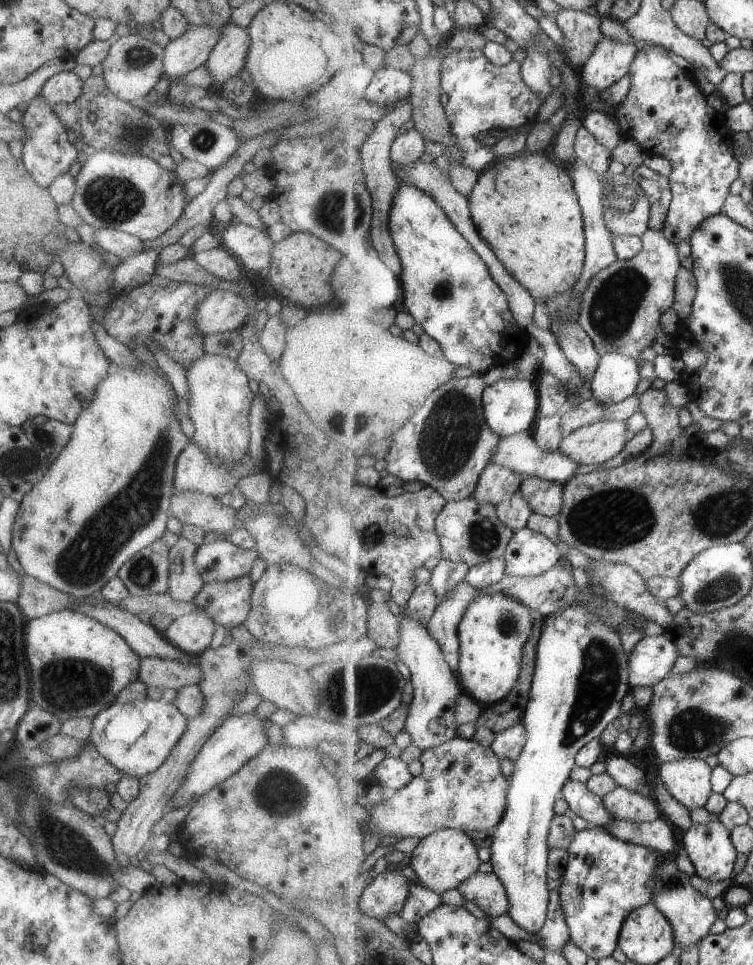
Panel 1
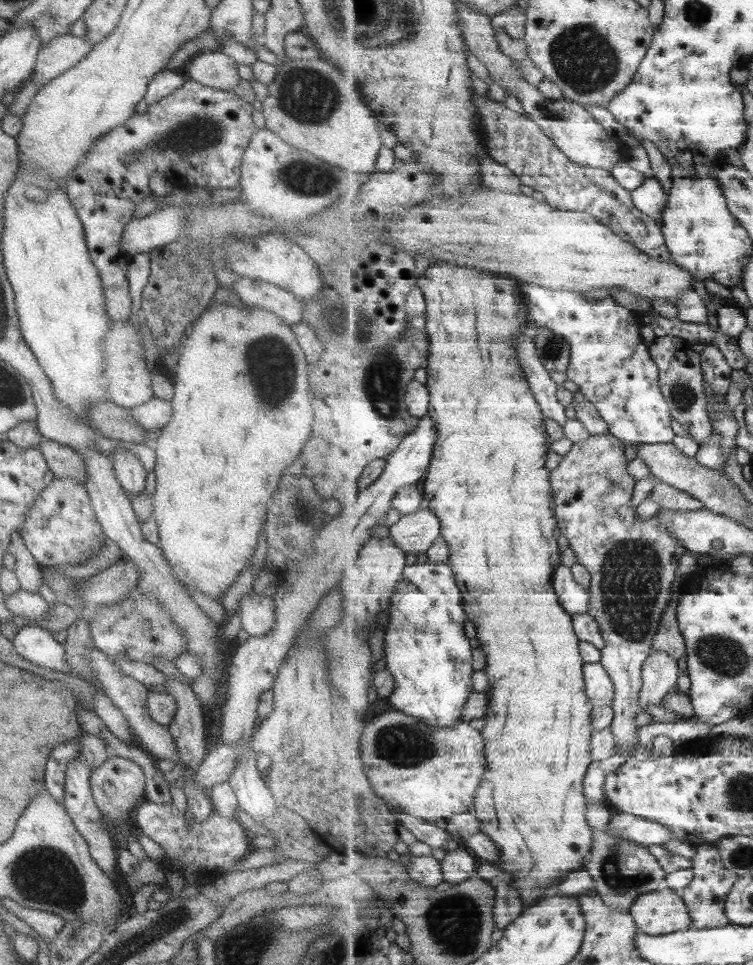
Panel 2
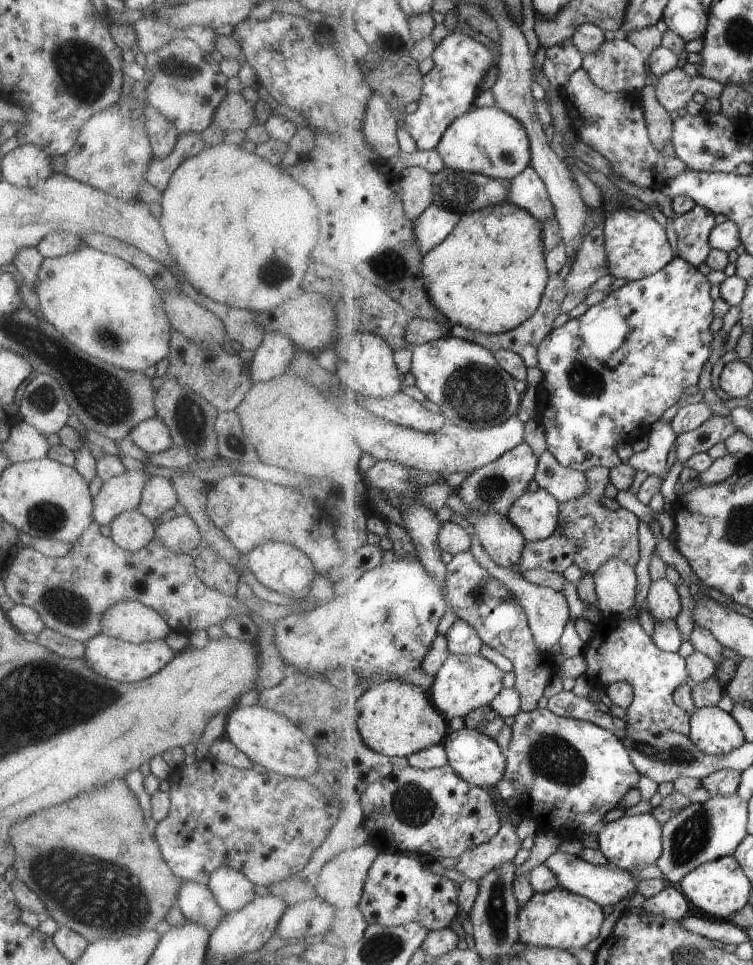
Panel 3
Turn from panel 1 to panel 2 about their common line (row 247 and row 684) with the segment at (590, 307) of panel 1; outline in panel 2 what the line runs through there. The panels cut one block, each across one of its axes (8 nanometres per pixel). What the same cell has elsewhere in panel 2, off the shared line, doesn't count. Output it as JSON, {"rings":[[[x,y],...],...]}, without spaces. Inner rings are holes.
{"rings":[[[653,650],[647,661],[645,661],[644,668],[644,683],[640,692],[640,705],[642,710],[648,706],[657,706],[663,704],[663,699],[667,697],[673,689],[678,688],[679,679],[679,664],[677,659],[671,657],[665,651]]]}

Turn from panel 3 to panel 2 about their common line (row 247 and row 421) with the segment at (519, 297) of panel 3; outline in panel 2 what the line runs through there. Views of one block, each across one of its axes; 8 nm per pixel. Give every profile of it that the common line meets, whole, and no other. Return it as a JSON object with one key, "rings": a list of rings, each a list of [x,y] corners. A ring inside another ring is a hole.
{"rings":[[[447,262],[429,264],[420,274],[417,285],[421,287],[427,299],[426,329],[429,333],[429,362],[425,368],[427,377],[425,385],[430,390],[429,416],[437,422],[438,438],[434,448],[435,455],[431,462],[428,474],[421,483],[423,494],[428,500],[429,508],[439,516],[442,522],[442,536],[450,546],[449,566],[456,572],[457,582],[463,592],[465,610],[469,620],[479,630],[479,640],[487,654],[487,676],[491,683],[491,704],[487,709],[485,726],[482,730],[485,738],[486,758],[488,759],[488,772],[481,781],[480,790],[477,792],[473,812],[481,822],[481,832],[485,833],[501,850],[501,859],[497,862],[498,868],[509,874],[514,879],[514,886],[518,898],[524,906],[533,906],[545,896],[550,895],[557,885],[569,872],[579,871],[585,858],[592,853],[593,832],[587,824],[587,801],[585,797],[584,780],[592,764],[592,710],[595,706],[590,701],[584,674],[584,658],[580,653],[580,638],[574,629],[572,615],[561,606],[553,579],[561,562],[561,549],[558,543],[562,534],[558,529],[556,519],[556,495],[553,492],[551,477],[552,472],[546,467],[549,452],[552,451],[552,440],[546,428],[546,417],[541,409],[536,395],[529,385],[528,375],[521,368],[521,360],[517,360],[517,337],[526,331],[529,326],[529,316],[525,308],[525,300],[517,290],[517,284],[511,278],[497,276],[493,272],[475,272],[471,268],[461,268]]]}

